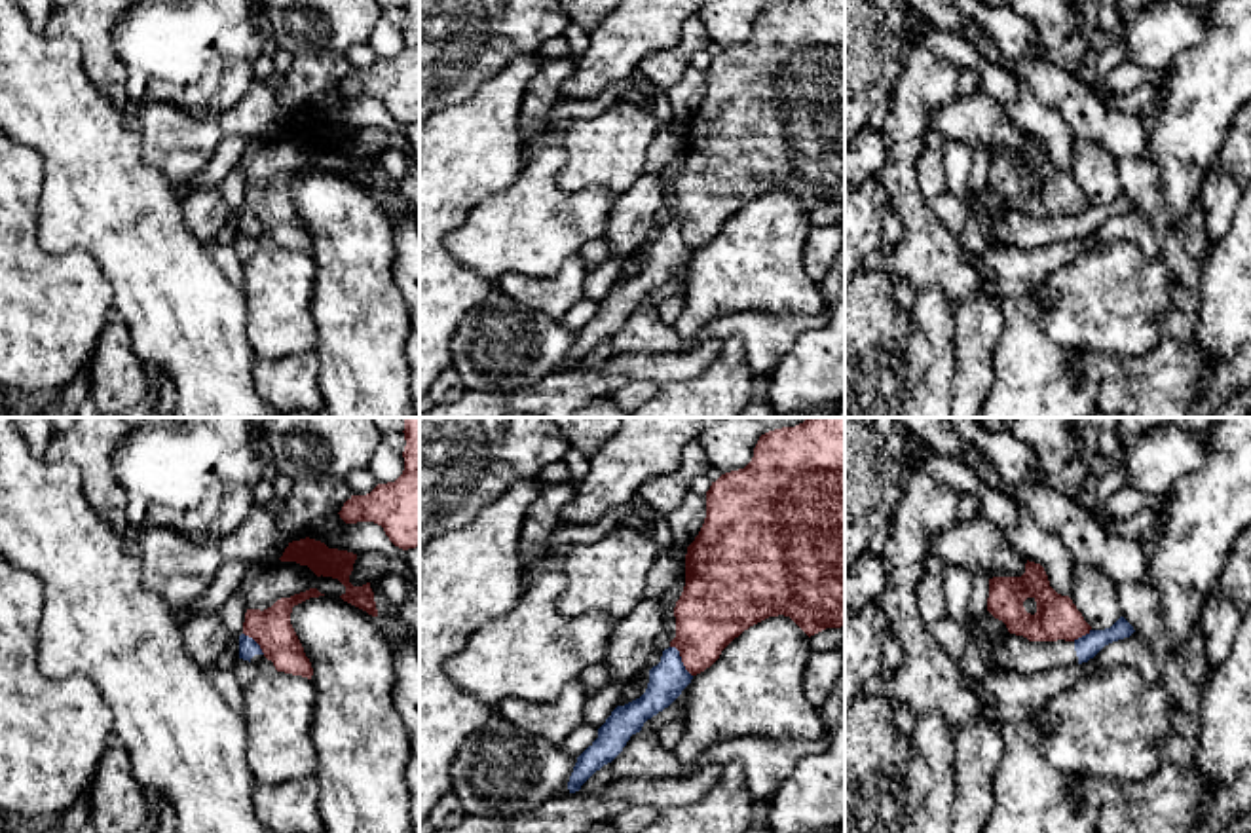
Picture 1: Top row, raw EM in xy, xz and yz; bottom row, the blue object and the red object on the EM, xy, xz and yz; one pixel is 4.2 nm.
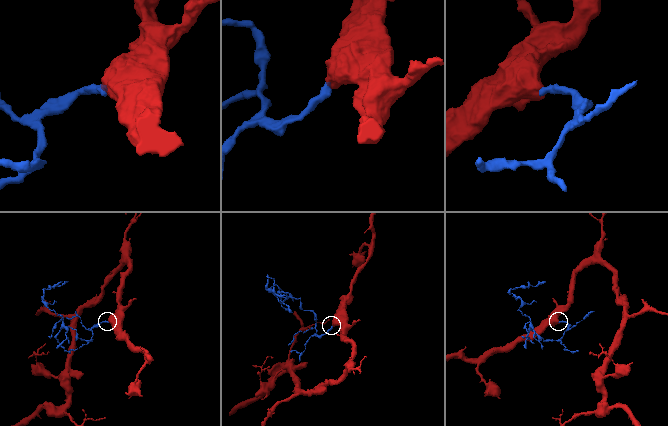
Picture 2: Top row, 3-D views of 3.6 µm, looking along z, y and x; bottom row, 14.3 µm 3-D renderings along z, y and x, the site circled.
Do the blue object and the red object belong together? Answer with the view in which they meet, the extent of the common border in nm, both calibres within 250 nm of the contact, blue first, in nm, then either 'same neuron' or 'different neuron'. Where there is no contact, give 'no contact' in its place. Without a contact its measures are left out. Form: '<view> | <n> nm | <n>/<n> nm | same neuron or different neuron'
xz | 160 nm | 160/300 nm | different neuron

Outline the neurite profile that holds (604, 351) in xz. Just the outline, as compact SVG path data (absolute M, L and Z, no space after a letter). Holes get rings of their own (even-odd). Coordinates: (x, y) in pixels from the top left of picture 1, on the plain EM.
M611 338L604 340L600 345L596 345L583 361L581 366L587 370L596 370L604 366L611 357L615 355L611 347Z

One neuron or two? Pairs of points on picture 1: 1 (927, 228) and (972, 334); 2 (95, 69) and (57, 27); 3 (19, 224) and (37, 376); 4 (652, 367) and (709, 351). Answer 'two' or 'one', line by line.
1: one
2: one
3: one
4: one

